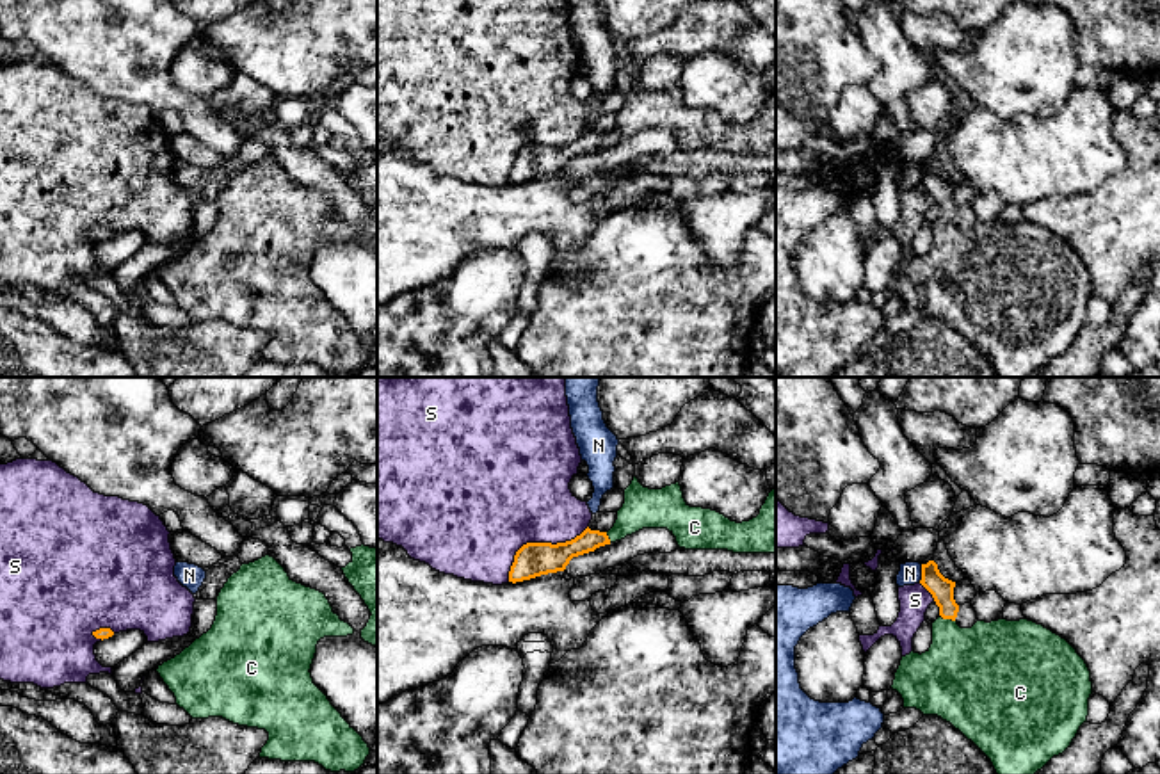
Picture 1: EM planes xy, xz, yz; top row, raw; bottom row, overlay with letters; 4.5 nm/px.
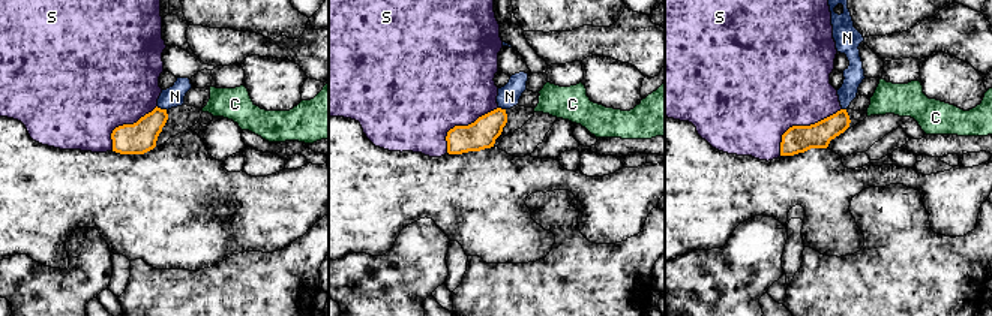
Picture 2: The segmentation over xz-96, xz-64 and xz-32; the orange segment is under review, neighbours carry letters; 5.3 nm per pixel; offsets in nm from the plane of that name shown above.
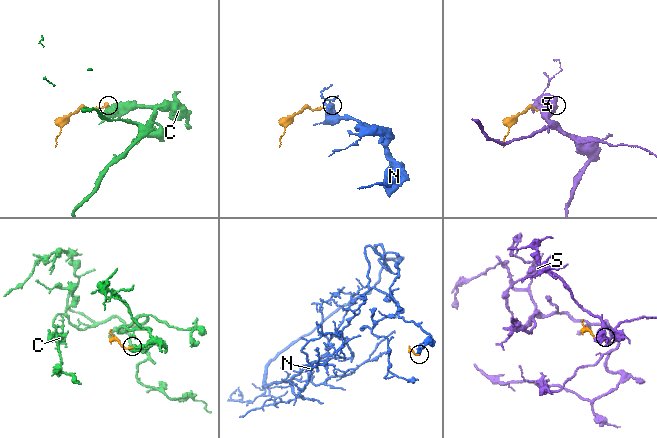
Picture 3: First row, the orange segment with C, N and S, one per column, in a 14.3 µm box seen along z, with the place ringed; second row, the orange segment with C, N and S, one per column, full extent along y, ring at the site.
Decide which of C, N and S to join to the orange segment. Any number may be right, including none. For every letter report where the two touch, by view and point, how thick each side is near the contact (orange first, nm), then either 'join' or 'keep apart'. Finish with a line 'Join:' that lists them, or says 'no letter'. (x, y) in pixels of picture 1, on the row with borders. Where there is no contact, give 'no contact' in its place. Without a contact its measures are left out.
C: meets orange in yz at (947, 618); 110 nm thick on the orange side, 380 nm on the other; join
N: meets orange in yz at (922, 573); 110 nm thick on the orange side, 100 nm on the other; keep apart
S: meets orange in xz at (538, 543); 160 nm thick on the orange side, 460 nm on the other; keep apart
Join: C

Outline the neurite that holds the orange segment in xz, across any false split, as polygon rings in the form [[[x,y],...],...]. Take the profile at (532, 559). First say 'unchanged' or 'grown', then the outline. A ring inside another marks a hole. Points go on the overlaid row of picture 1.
grown | [[[637,477],[624,489],[624,504],[608,532],[589,527],[566,543],[527,543],[516,555],[509,582],[564,571],[573,557],[594,552],[642,528],[667,528],[680,548],[728,550],[733,553],[776,553],[776,488],[760,514],[749,521],[731,521],[724,514],[690,507],[680,482],[662,489],[644,488]]]

